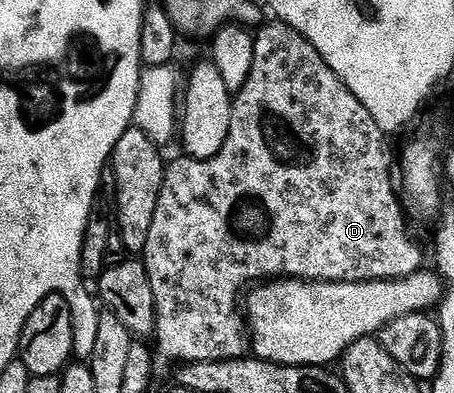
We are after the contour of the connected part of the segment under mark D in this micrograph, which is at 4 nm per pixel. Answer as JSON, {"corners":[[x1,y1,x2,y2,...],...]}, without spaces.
{"corners":[[263,22,254,35,252,73,234,99,234,112,224,149,220,149,220,153,211,159,181,157,166,168,160,201,156,201,156,217,152,217,152,229,148,233,148,245,144,252,144,264,152,285,157,350,160,355,162,350,164,358,175,359,175,364,178,365,219,363,221,359,243,358,251,350,252,340,240,300,247,288,259,281,304,279,311,283,371,283,385,279,406,279,412,273,423,270,422,247,414,240,414,235,406,224,408,211,396,178,396,151,390,148,386,139,389,139,387,132,376,125,376,117,372,117,372,113,360,105,356,93,352,93,352,89,348,89,348,85,344,85,344,81,332,73,328,61,316,53,316,49,304,36,296,33,296,29,287,23]]}

